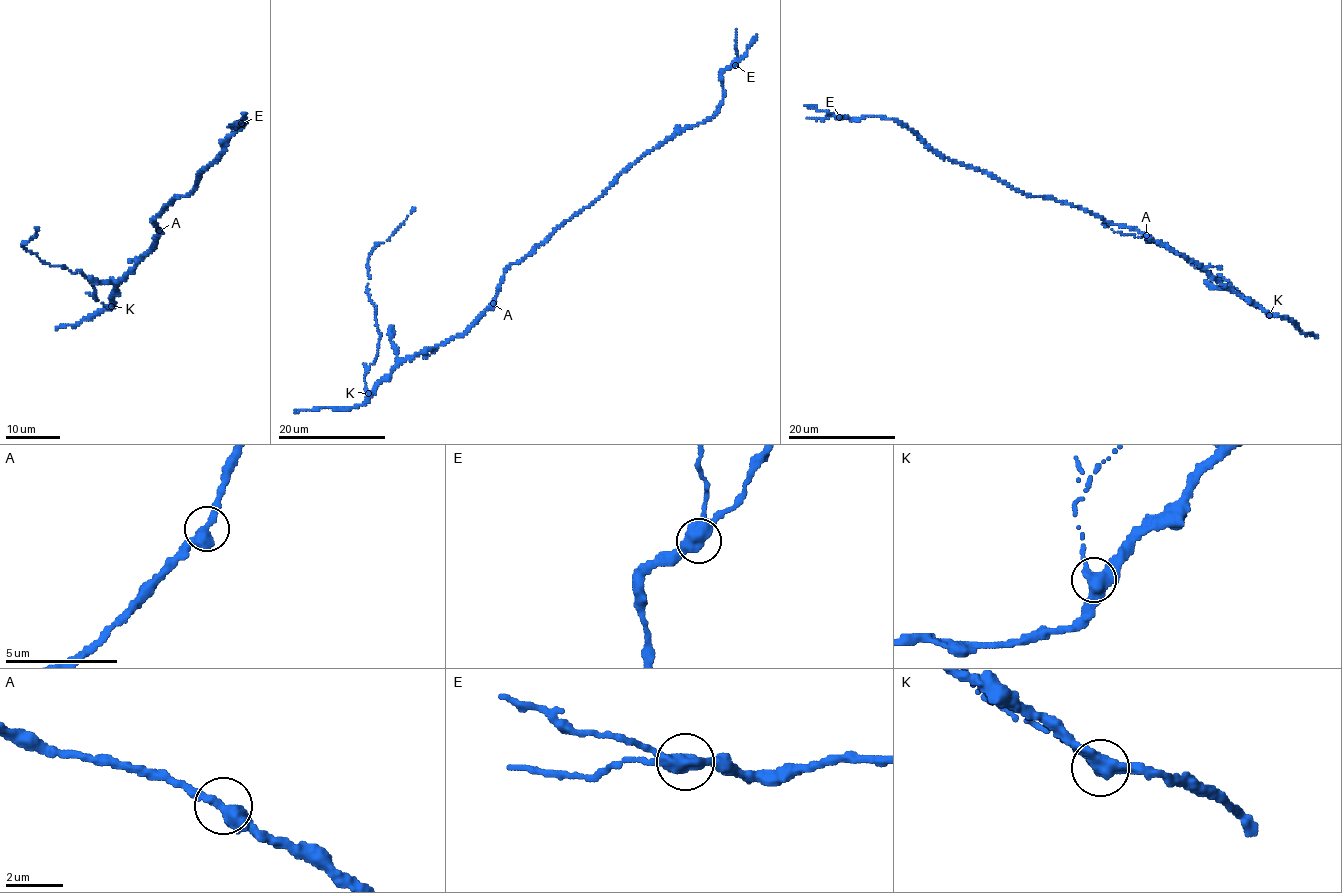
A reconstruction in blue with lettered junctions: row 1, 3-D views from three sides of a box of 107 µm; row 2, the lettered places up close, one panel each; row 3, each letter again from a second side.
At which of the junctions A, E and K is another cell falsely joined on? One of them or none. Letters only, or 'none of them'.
K

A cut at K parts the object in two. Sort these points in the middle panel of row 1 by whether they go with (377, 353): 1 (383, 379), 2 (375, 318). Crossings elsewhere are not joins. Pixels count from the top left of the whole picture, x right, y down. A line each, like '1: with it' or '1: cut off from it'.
1: cut off from it
2: with it

